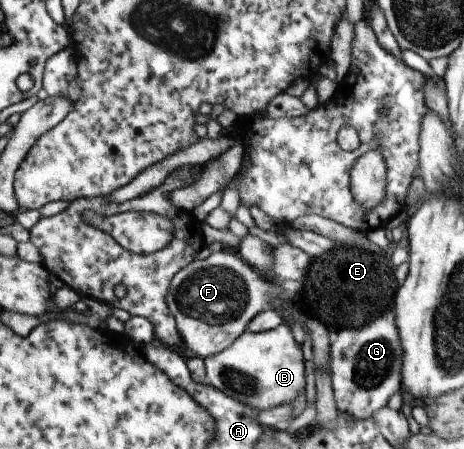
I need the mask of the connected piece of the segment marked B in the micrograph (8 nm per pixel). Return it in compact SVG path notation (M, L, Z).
M288 321L269 332L254 333L247 330L231 347L226 348L222 353L207 357L205 362L209 384L257 411L269 410L281 404L292 405L305 390L305 374L307 374L305 356L303 356L303 348L291 332Z

